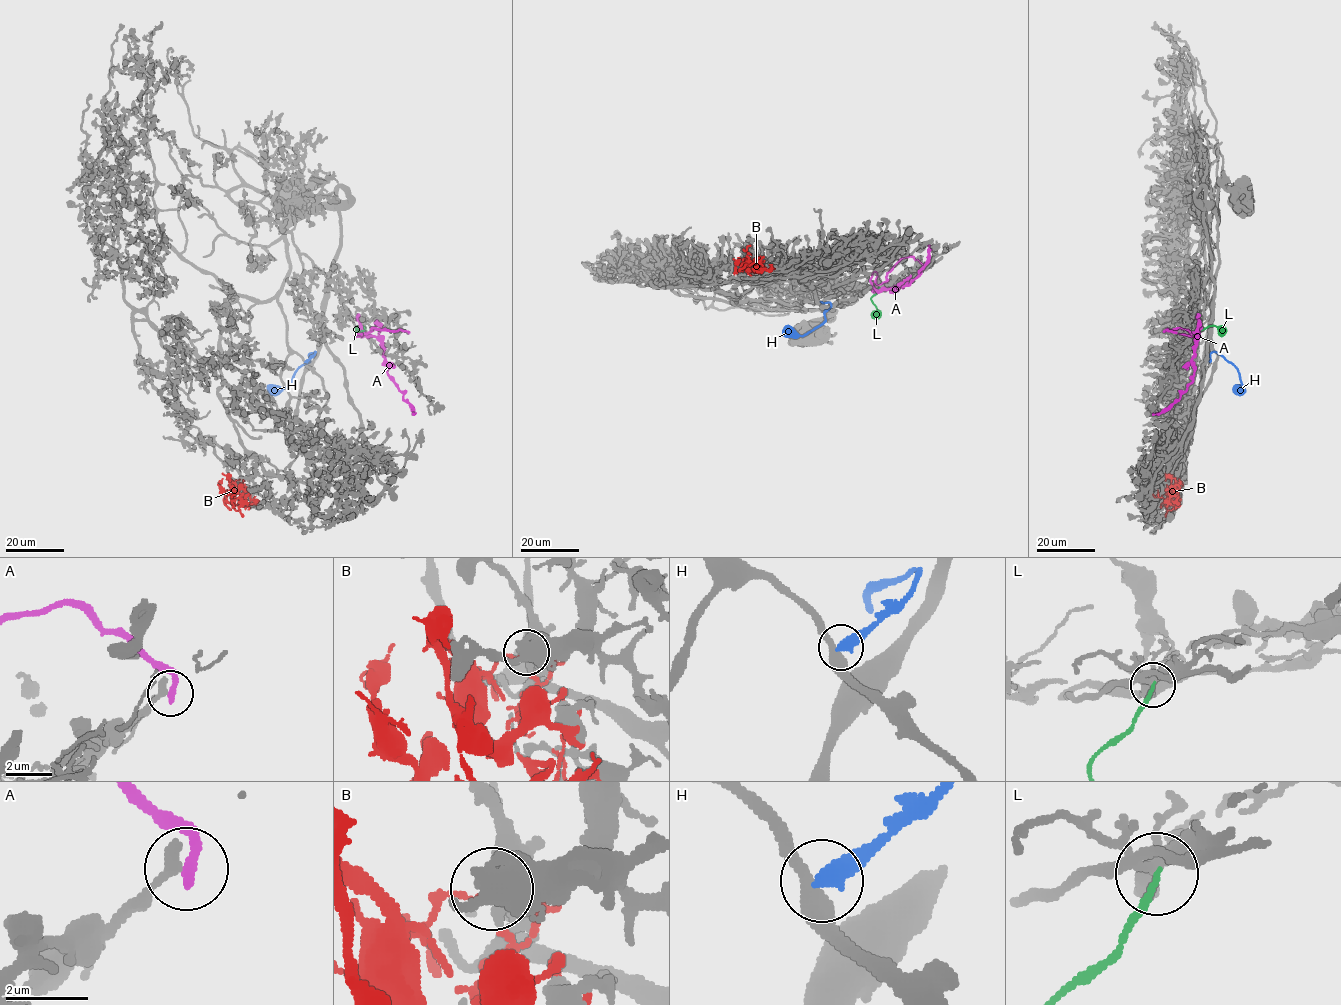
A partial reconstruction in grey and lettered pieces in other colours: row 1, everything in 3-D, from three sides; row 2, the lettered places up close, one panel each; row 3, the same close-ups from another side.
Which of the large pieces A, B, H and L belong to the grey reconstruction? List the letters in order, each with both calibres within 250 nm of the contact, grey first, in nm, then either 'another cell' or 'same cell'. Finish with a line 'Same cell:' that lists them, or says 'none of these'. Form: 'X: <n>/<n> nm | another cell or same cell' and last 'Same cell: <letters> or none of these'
A: 340/320 nm | another cell
B: 700/110 nm | another cell
H: 340/420 nm | another cell
L: 360/150 nm | another cell
Same cell: none of these

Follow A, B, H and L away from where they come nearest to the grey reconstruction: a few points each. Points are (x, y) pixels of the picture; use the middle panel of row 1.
A: (924, 268), (905, 257), (886, 280), (877, 284), (875, 271), (870, 282), (878, 292), (908, 285), (928, 245)
B: (755, 271), (744, 266), (747, 259), (749, 260), (741, 265), (740, 270), (747, 264)
H: (820, 302), (829, 302), (831, 306), (819, 325), (802, 335), (792, 335), (784, 327)
L: (879, 287), (871, 298), (878, 313), (875, 317)

